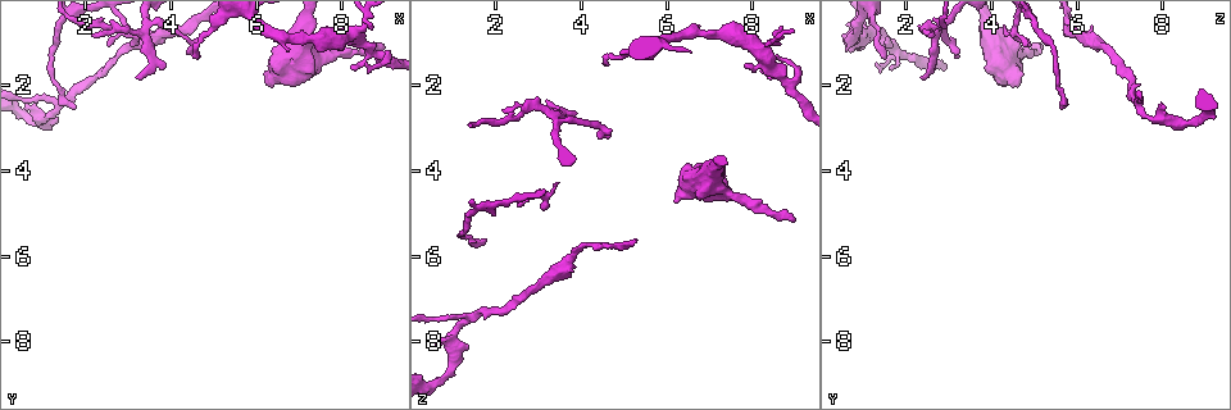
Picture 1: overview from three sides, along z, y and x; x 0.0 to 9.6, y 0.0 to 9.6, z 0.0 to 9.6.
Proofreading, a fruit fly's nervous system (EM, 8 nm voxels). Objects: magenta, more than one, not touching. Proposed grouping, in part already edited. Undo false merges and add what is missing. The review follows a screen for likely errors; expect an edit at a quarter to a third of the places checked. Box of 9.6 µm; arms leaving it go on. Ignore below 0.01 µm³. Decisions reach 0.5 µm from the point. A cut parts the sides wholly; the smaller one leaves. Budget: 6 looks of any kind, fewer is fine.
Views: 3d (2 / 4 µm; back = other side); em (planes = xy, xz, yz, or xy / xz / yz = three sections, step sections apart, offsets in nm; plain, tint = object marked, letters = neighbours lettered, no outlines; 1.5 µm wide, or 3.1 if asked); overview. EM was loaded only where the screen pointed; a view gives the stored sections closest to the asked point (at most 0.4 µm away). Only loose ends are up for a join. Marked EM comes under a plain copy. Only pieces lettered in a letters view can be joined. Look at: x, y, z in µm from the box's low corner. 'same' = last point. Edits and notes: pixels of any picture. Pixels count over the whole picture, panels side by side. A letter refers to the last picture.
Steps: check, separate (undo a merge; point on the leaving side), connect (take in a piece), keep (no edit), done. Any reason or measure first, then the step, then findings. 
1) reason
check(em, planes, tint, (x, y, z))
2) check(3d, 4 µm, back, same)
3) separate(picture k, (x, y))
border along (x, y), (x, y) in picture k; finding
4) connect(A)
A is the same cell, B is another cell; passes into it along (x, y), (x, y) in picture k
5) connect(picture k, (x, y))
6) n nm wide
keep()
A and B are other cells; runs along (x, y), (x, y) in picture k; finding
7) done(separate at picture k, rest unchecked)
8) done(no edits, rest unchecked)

branch stops here
check(em, 3.1 µm, xz, step 8, letters, (6.15, 1.70, 4.75))

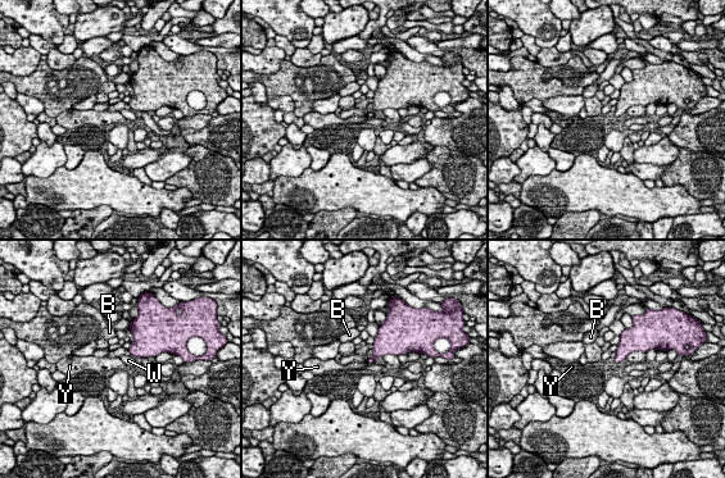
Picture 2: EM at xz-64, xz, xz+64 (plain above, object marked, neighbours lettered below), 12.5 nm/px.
check(em, 3.1 µm, planes, letters, same)

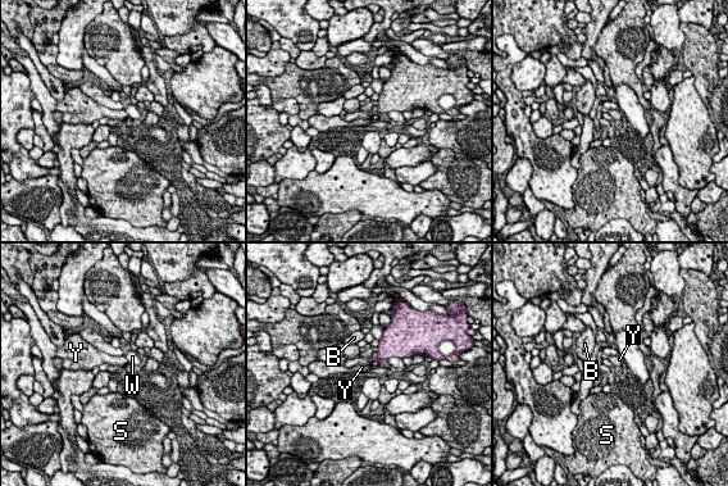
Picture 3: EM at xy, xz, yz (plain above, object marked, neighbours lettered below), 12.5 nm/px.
keep()
B, S, W and Y are other cells; border along (371, 363), (377, 367) in picture 3; no lettered piece goes on from it

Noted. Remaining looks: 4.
tapers out
check(3d, 2 µm, (3.20, 1.90, 2.45))

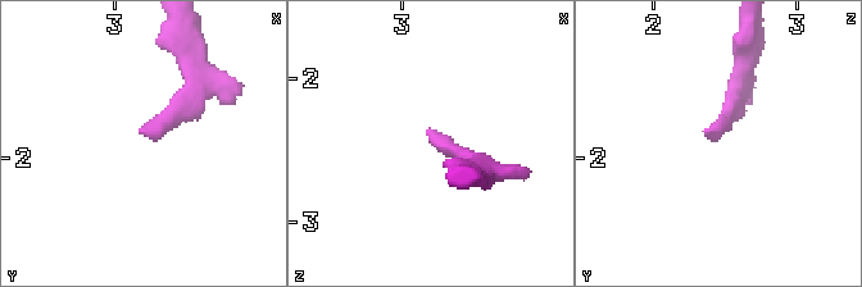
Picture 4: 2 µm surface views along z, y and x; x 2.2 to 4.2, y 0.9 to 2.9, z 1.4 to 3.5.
check(em, planes, letters, (3.18, 1.84, 2.36))

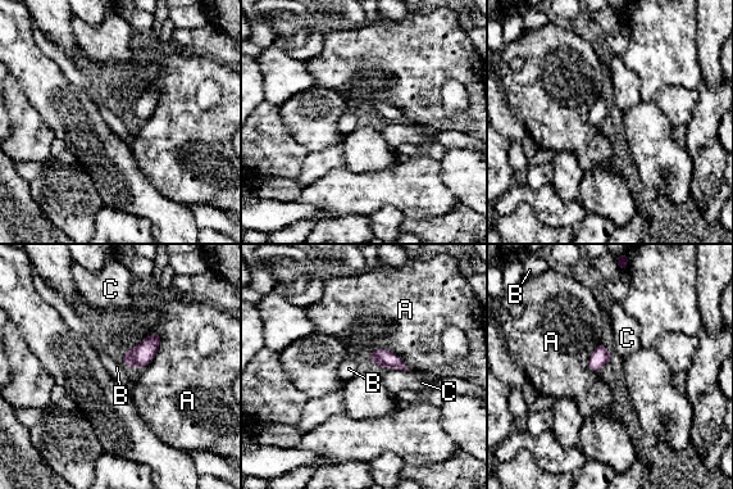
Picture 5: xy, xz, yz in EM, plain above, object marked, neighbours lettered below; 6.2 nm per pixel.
A touches over 240 nm
keep()
A, B and C are other cells; border along (121, 356), (130, 370) in picture 5; no lettered piece goes on from it

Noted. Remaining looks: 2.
check(3d, 2 µm, (7.75, 0.90, 1.50))

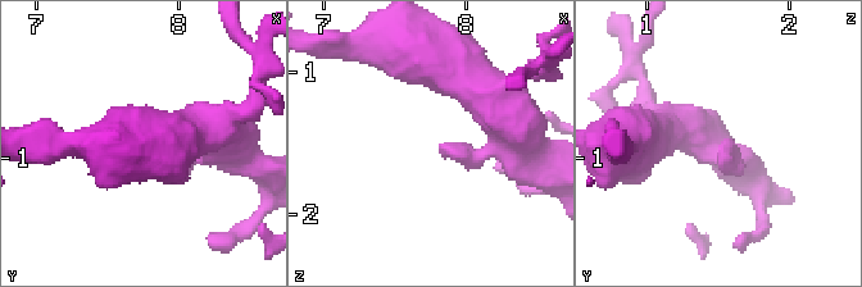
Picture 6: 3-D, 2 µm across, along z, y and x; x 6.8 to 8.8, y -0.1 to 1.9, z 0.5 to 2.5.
check(em, 3.1 µm, planes, letters, (7.80, 0.94, 1.52))

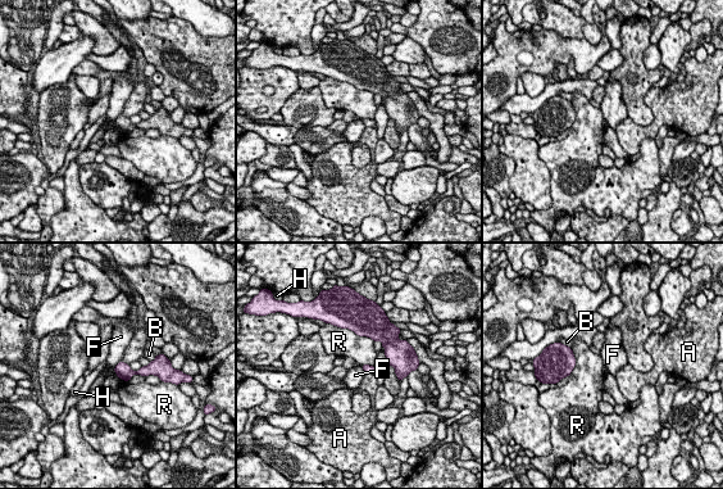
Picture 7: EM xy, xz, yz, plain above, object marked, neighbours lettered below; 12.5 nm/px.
keep()
A, B, F, H and R are other cells; border along (113, 368), (116, 372) in picture 7; no lettered piece goes on from it

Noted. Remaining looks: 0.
done(no edits, rest unchecked)

